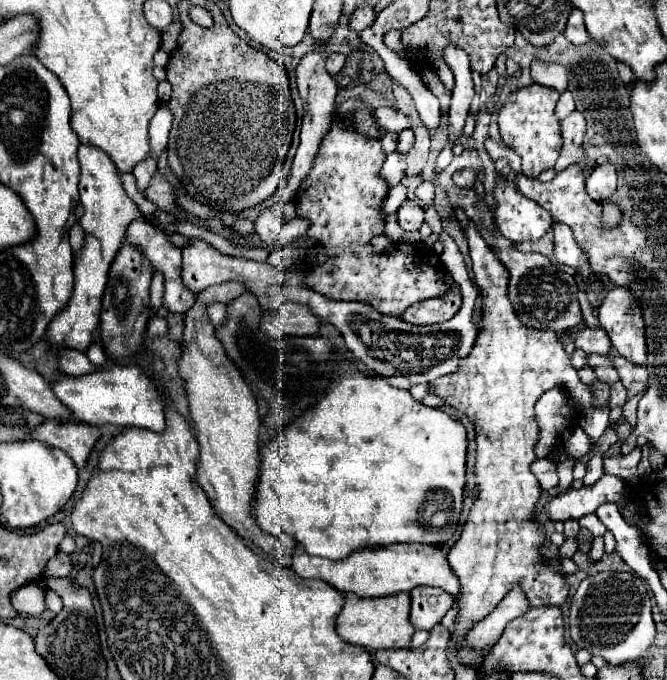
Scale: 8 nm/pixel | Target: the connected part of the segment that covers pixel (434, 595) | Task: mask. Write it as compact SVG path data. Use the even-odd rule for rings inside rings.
M419 585L409 591L411 595L411 613L409 621L415 629L431 629L435 623L443 619L443 615L451 609L453 597L439 587Z

